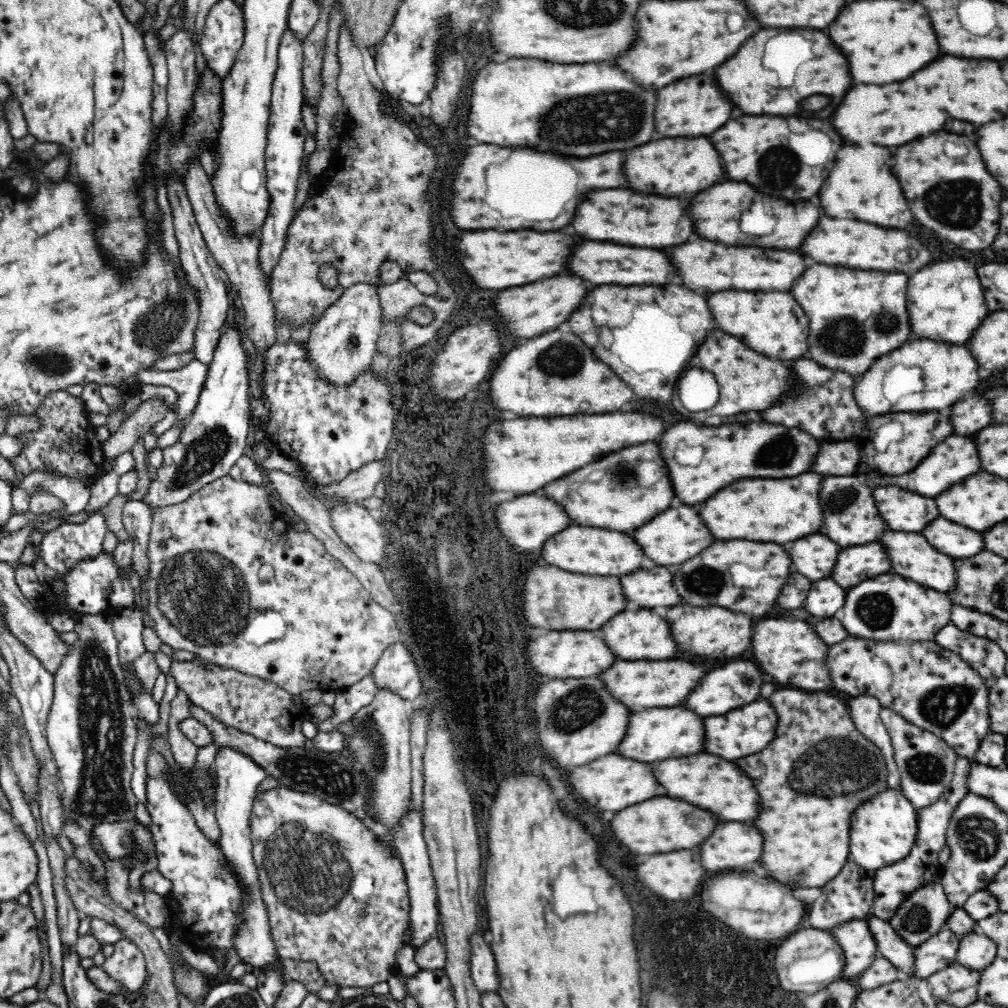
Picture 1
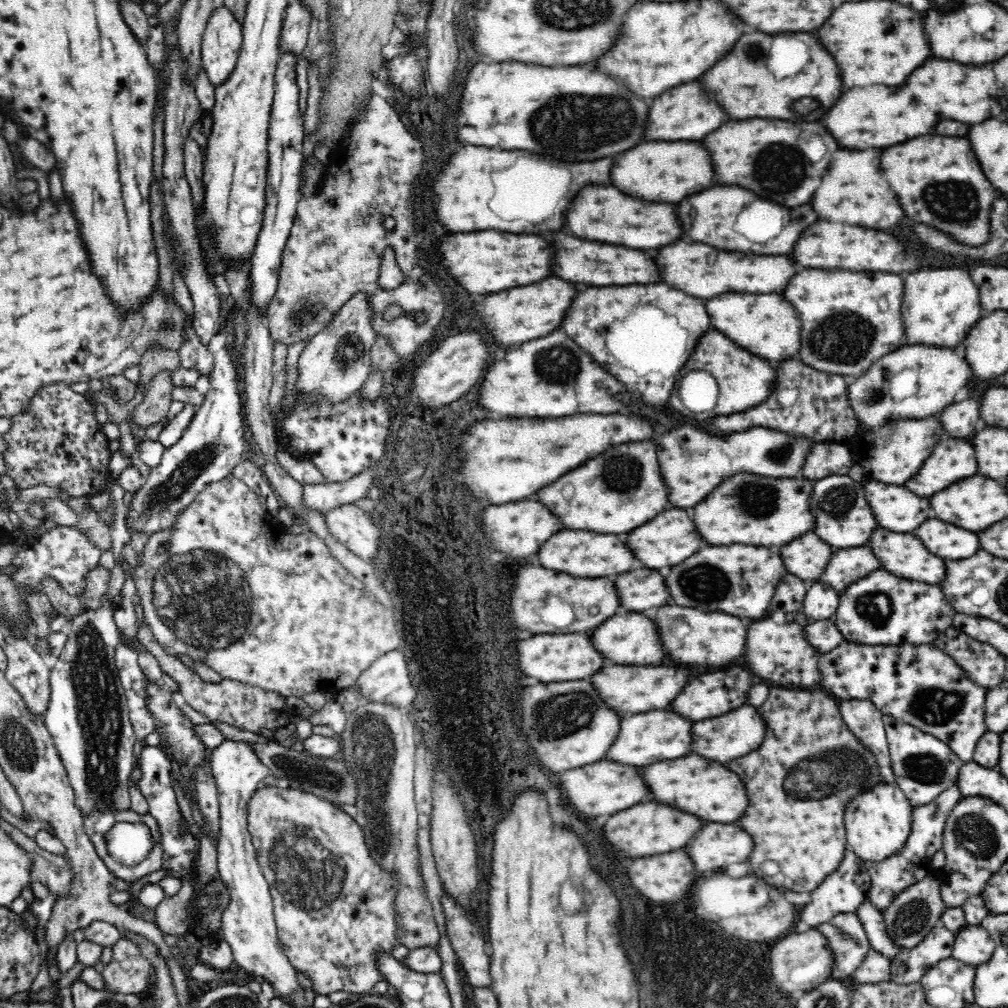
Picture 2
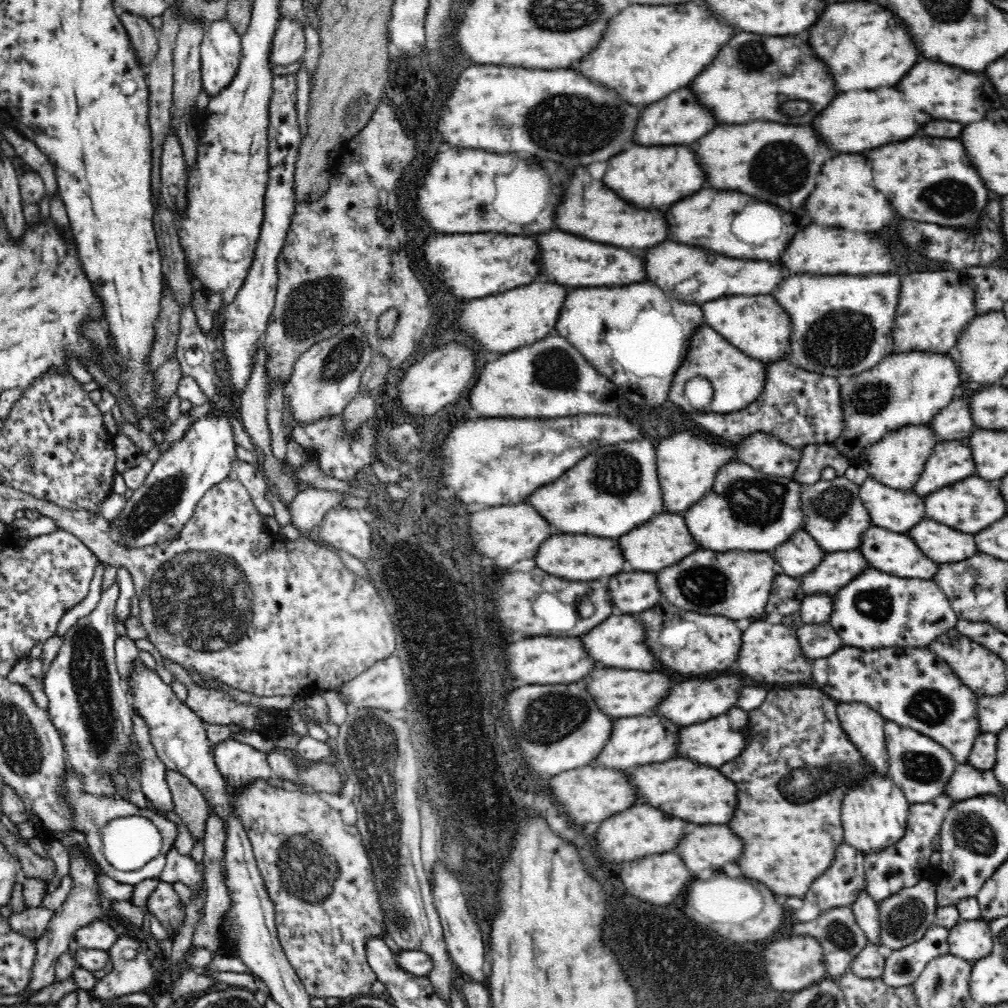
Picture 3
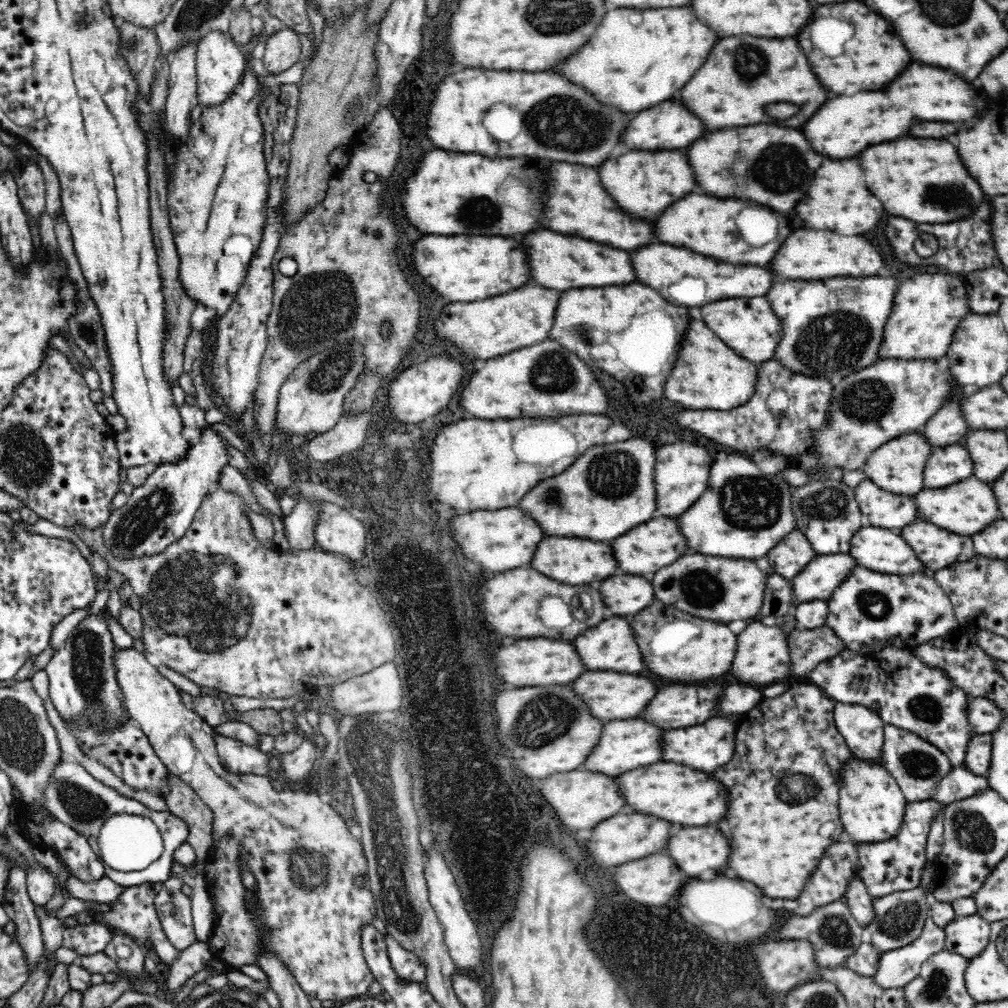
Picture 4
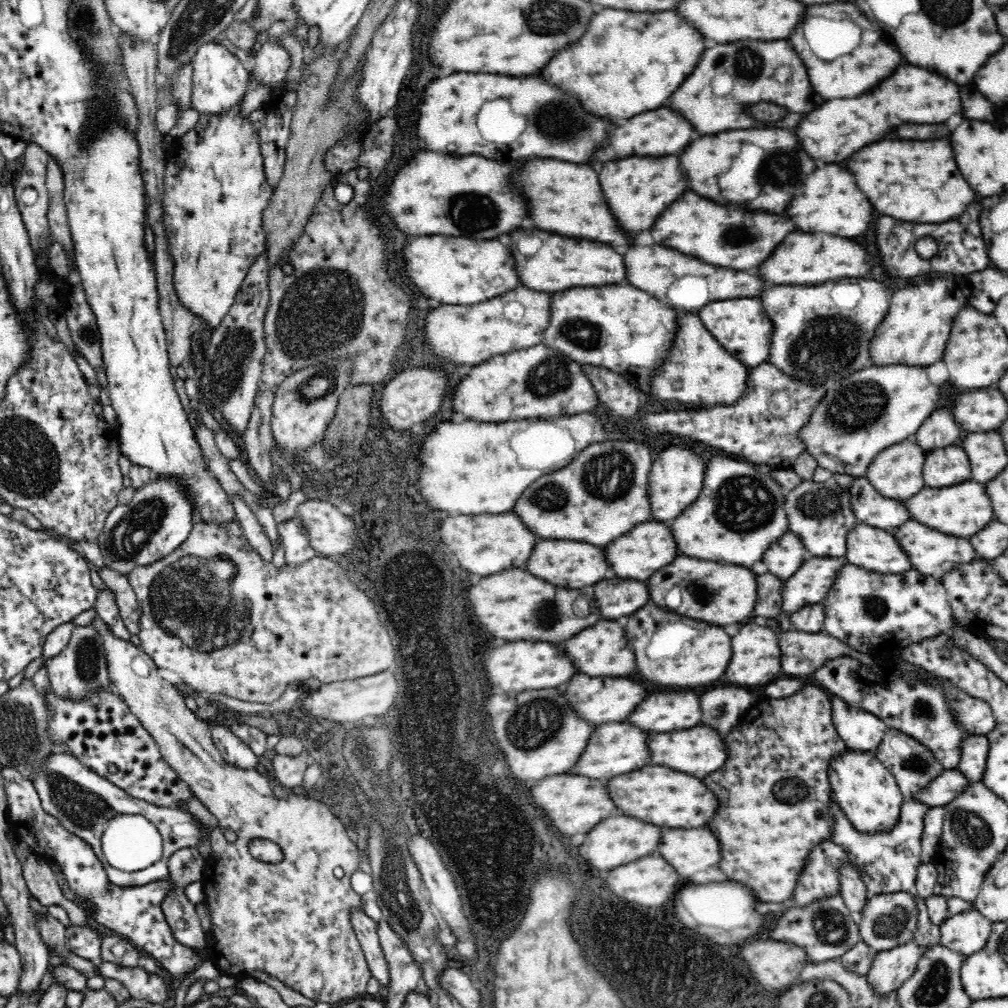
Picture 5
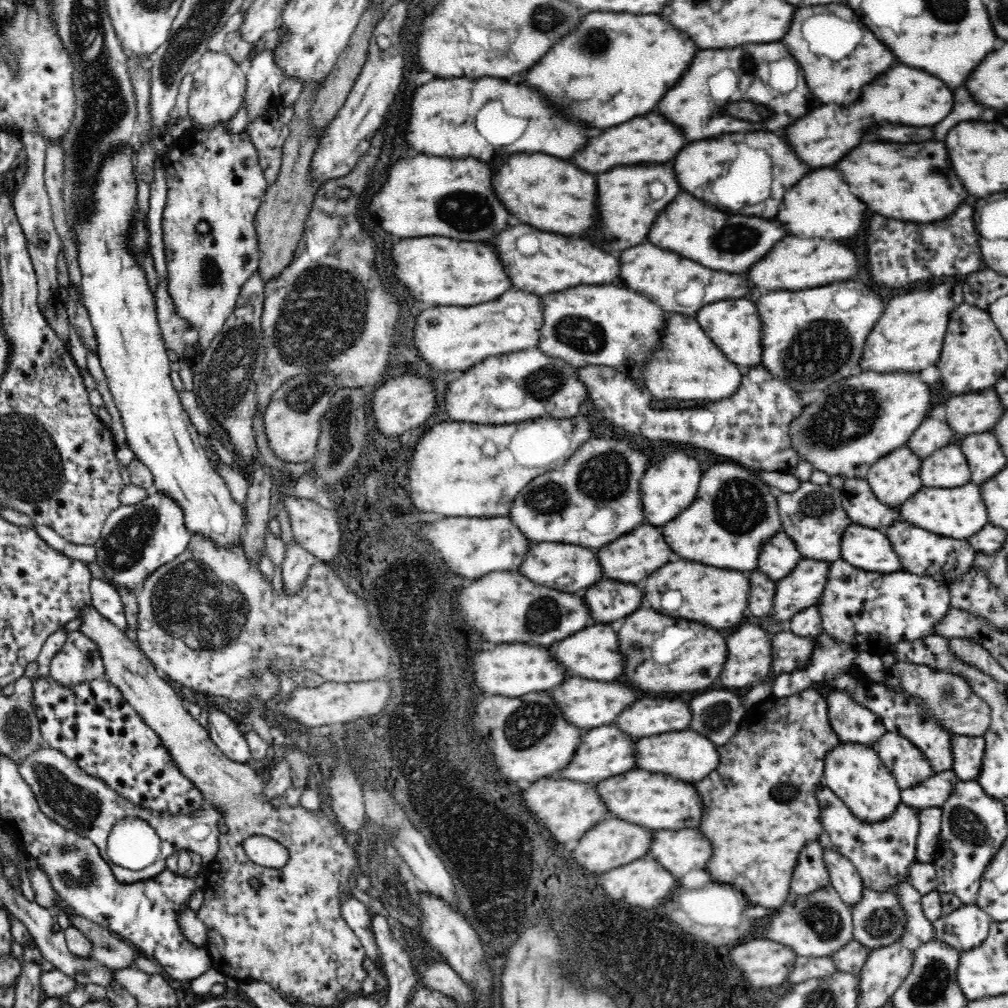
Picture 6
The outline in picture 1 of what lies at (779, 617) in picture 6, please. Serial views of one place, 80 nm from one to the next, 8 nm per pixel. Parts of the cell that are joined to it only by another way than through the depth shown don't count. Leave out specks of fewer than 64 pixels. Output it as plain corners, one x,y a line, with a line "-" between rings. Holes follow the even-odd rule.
876,542
856,548
842,548
839,552
836,566
832,568
830,577
838,583
838,586
848,589
860,584
878,574
886,574
892,571
892,566
884,548

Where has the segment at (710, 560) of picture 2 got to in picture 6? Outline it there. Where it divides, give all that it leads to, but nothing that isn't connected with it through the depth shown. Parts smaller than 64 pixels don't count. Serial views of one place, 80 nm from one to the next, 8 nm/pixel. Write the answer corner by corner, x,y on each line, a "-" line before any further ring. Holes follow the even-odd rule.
678,558
678,562
670,562
646,578
644,598
648,600
650,608
658,611
660,608
658,592
668,592
668,590
682,592
682,602
678,610
666,614
682,616
686,620
703,624
705,627
730,631
737,627
748,613
750,581
748,581
748,573
745,572
724,570

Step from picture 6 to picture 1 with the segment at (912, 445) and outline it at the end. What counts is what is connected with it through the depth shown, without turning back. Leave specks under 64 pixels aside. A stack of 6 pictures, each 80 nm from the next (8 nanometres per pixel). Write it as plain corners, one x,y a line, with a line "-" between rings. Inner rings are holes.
968,398
962,402
956,402
950,408
950,420
952,428
958,436
966,436
972,432
978,432
980,428
990,426
990,402
986,398

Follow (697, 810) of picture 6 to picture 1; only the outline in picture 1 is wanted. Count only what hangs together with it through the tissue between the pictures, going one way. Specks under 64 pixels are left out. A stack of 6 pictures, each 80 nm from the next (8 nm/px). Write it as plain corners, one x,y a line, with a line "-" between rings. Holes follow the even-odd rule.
696,754
694,758
662,760
656,766
656,780
670,798
684,800
692,806
704,808
722,820
752,820
758,814
758,794
752,780
730,762
714,754

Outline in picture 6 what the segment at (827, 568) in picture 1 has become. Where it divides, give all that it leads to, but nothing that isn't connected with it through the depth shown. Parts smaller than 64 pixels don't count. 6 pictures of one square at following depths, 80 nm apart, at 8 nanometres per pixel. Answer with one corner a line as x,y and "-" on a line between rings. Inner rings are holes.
780,532
764,540
756,570
776,581
784,578
801,559
796,543
786,533

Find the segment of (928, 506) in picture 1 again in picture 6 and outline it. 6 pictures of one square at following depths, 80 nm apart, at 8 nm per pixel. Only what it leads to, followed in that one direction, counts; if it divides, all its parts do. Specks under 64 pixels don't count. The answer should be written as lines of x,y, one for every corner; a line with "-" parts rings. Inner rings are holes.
846,479
840,489
840,503
854,525
881,530
901,520
899,509
880,503
866,479

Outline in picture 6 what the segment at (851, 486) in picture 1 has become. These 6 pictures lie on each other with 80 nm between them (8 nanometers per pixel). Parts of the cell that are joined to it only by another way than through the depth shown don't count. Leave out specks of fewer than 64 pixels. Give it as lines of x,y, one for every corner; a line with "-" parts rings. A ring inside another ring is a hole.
811,481
802,482
796,492
776,492
776,510
780,515
781,532
796,543
802,559
828,563
841,559
840,540
852,521
840,503
840,490
832,488
829,483
818,486

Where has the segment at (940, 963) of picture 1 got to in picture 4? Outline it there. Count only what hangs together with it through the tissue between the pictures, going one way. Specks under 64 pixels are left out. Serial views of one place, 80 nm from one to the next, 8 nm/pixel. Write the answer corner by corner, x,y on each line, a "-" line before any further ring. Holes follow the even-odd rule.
929,916
925,921
924,929
912,943
902,948
892,949
879,955
876,973
872,976
878,987
884,989
903,988
907,986
920,973
922,963
930,956
945,950
945,931
938,927

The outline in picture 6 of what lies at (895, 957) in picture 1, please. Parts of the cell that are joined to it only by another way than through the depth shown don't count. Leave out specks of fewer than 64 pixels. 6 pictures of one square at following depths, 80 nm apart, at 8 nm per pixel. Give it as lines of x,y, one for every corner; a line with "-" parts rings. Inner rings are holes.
824,834
818,836
817,840
822,845
830,884
837,891
841,900
846,903
846,906
856,904
857,901
860,901
865,888
856,867
828,842

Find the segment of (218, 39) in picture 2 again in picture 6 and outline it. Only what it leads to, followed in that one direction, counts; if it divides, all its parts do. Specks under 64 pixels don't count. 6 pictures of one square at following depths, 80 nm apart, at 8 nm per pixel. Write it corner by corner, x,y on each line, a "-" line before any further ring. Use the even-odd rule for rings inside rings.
206,51
192,73
194,83
187,108
192,126
202,130
228,122
244,103
247,83
244,72
226,53

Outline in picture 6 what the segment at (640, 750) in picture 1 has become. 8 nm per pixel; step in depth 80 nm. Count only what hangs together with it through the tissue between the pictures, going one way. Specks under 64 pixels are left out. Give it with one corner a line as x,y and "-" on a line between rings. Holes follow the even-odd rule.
604,725
600,728
591,728
584,731
580,736
580,742
576,746
572,760
555,773
555,777
560,779
572,780
574,782
596,784
624,772
631,771
634,768
634,742
632,738
624,736
616,725

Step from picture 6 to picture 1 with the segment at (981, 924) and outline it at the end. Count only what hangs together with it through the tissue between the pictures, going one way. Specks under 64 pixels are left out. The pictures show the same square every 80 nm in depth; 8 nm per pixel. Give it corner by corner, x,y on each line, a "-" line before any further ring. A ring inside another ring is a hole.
975,929
959,939
956,959
962,966
980,971
996,959
997,944
980,930

